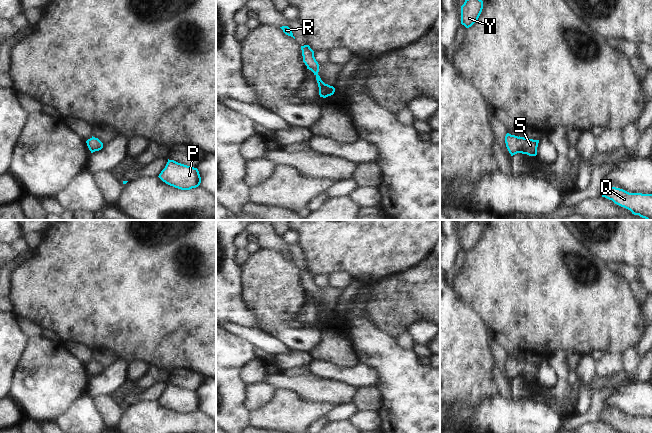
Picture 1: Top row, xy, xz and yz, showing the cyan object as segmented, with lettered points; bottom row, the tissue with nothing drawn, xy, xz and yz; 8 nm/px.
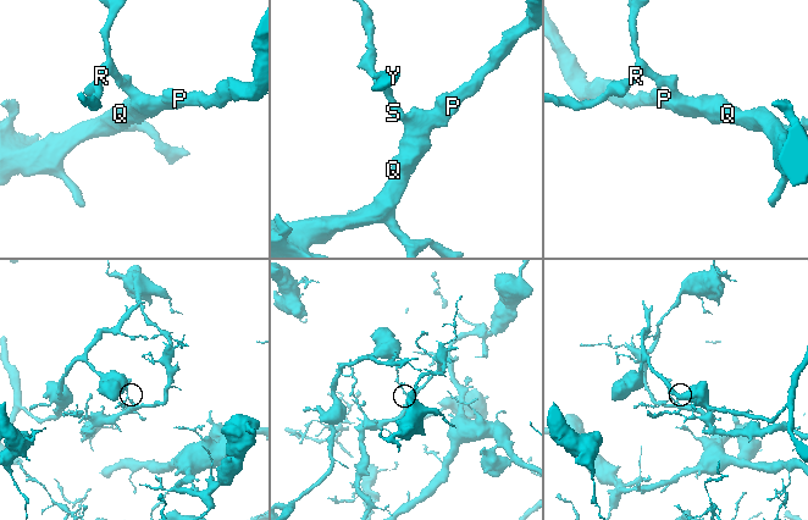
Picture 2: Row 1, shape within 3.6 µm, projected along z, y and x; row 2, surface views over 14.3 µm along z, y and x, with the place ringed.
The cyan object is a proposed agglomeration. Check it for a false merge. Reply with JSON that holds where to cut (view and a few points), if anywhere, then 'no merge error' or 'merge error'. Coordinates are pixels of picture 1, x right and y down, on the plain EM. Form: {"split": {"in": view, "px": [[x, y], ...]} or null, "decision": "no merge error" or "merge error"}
{"split": null, "decision": "no merge error"}

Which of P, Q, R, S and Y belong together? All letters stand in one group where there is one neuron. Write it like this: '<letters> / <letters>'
P Q R S Y

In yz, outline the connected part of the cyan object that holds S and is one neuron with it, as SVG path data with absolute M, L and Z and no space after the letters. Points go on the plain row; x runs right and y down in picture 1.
M507 357L505 360L505 367L511 380L517 377L527 378L529 380L537 379L539 364L518 361Z

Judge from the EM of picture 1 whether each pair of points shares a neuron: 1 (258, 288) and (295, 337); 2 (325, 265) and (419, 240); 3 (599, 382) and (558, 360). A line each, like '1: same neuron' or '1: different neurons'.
1: same neuron
2: same neuron
3: same neuron

